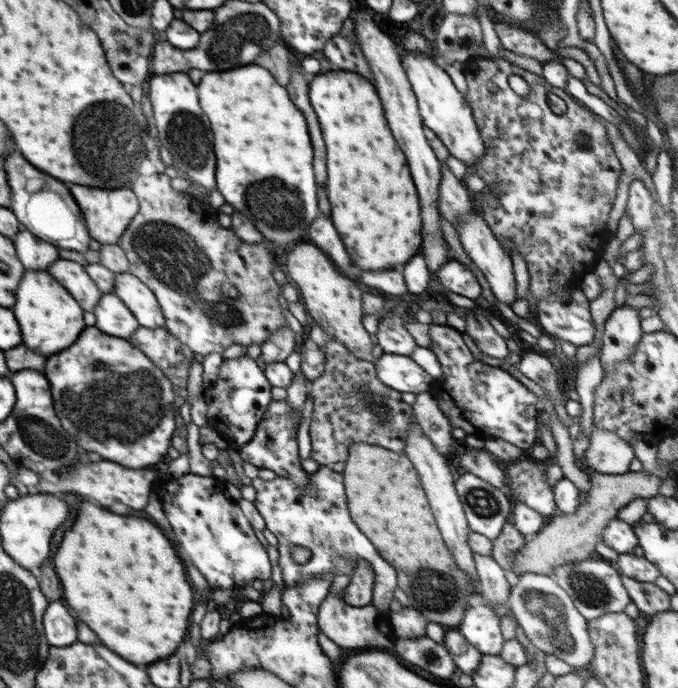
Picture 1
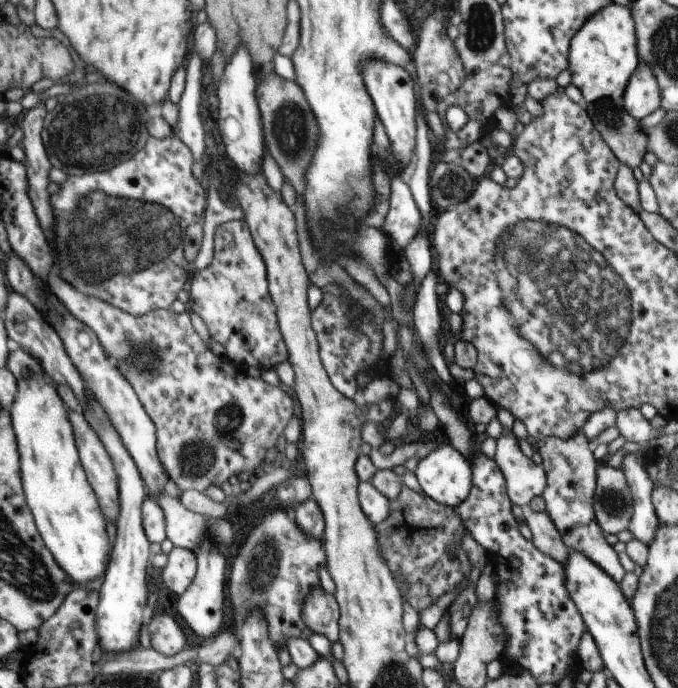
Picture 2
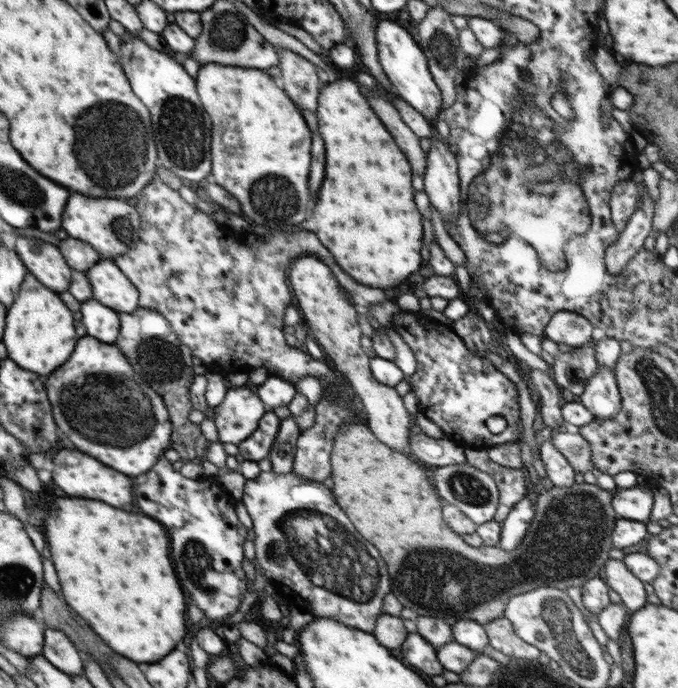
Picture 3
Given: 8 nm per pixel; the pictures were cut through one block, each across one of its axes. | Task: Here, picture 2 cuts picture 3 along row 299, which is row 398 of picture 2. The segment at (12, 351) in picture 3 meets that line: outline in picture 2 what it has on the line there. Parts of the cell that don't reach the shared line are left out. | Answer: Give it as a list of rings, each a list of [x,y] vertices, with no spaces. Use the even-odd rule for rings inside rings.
[[[18,348],[9,352],[6,367],[17,378],[17,397],[9,408],[13,417],[13,429],[18,430],[18,446],[22,446],[21,478],[26,478],[26,498],[30,498],[30,510],[34,510],[34,518],[38,518],[38,530],[42,530],[42,538],[46,538],[46,546],[54,558],[58,558],[58,566],[74,578],[78,584],[86,584],[104,574],[108,558],[110,558],[110,538],[106,532],[106,517],[100,512],[100,503],[91,480],[86,480],[85,467],[82,466],[81,455],[78,454],[77,436],[70,424],[70,416],[66,418],[63,400],[56,394],[56,382],[50,378],[41,363]]]

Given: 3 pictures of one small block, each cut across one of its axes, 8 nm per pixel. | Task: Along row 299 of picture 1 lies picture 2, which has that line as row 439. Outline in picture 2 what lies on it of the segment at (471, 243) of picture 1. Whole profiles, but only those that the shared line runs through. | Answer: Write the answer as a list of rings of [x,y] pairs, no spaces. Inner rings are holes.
[[[497,409],[497,418],[500,420],[500,424],[502,424],[502,434],[500,434],[500,438],[497,440],[494,460],[504,475],[510,500],[514,504],[527,509],[530,501],[544,492],[547,476],[543,465],[536,464],[531,458],[524,455],[520,449],[517,438],[513,433],[514,416],[508,410]]]

